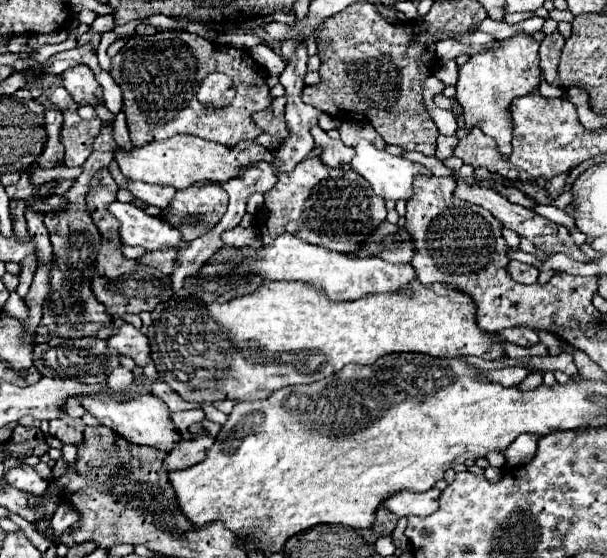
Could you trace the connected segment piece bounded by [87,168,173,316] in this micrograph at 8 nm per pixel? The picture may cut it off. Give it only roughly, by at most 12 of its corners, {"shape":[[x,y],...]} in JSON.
{"shape":[[93,176],[89,214],[103,236],[93,294],[111,316],[151,312],[173,296],[171,278],[121,254],[107,206],[119,186]]}

